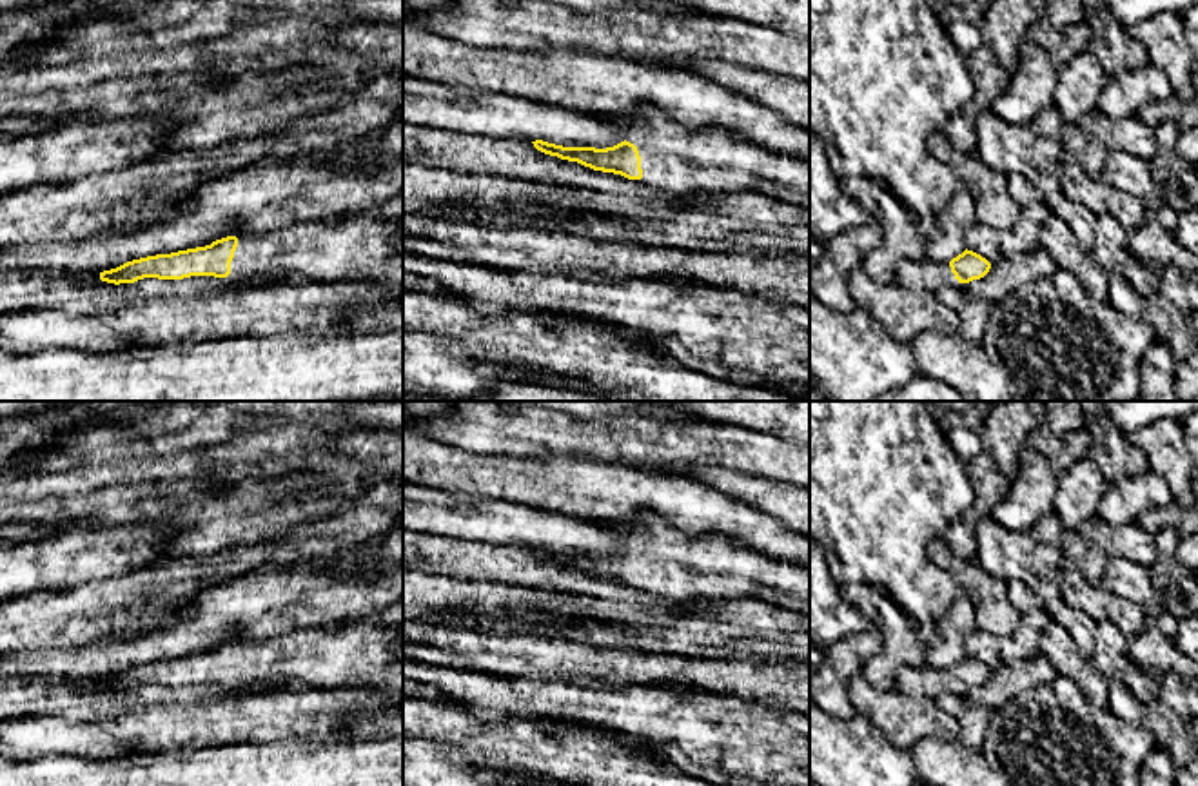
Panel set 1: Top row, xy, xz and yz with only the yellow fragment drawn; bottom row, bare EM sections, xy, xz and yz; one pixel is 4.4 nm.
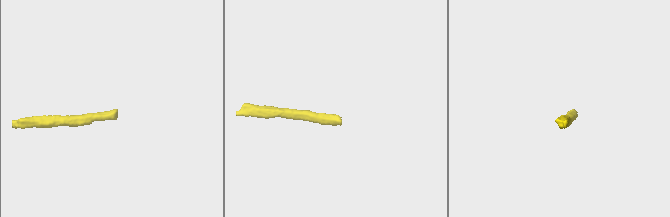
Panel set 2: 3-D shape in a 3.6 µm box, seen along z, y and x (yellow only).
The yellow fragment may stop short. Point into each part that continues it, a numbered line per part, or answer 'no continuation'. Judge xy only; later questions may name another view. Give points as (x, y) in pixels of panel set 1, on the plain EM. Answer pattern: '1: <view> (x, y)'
1: xy (367, 656)

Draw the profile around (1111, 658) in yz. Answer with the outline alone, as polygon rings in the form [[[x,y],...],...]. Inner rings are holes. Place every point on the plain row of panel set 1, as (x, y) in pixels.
[[[1109,621],[1095,624],[1091,663],[1107,681],[1124,683],[1145,708],[1160,702],[1162,675],[1131,659],[1129,639]]]

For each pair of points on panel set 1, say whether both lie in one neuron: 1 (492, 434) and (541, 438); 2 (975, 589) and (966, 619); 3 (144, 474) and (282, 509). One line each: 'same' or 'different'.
1: same
2: different
3: same

